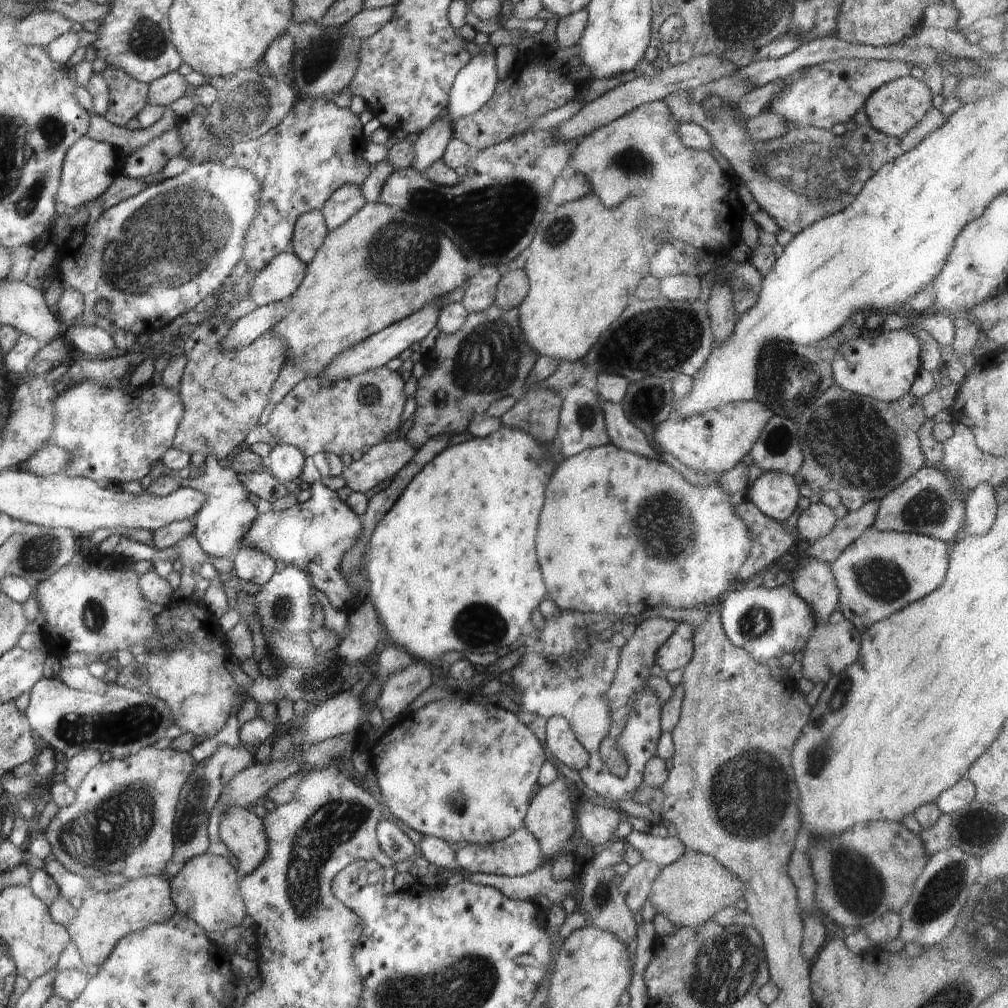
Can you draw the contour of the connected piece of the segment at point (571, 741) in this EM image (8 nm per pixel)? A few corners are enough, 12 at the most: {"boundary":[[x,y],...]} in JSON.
{"boundary":[[563,716],[547,719],[544,746],[580,772],[589,754]]}

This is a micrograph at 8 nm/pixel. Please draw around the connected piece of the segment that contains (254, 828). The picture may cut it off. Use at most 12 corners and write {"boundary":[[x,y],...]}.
{"boundary":[[250,807],[226,809],[222,842],[242,878],[264,860],[268,839]]}

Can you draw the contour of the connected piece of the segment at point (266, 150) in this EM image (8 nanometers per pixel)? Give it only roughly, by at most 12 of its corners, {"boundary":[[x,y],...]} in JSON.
{"boundary":[[298,96],[278,126],[234,139],[263,184],[241,259],[290,249],[301,214],[373,166],[358,115]]}

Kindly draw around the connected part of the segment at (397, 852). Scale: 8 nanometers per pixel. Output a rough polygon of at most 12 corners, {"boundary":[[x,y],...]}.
{"boundary":[[383,818],[377,824],[382,850],[395,863],[419,854],[398,825]]}

